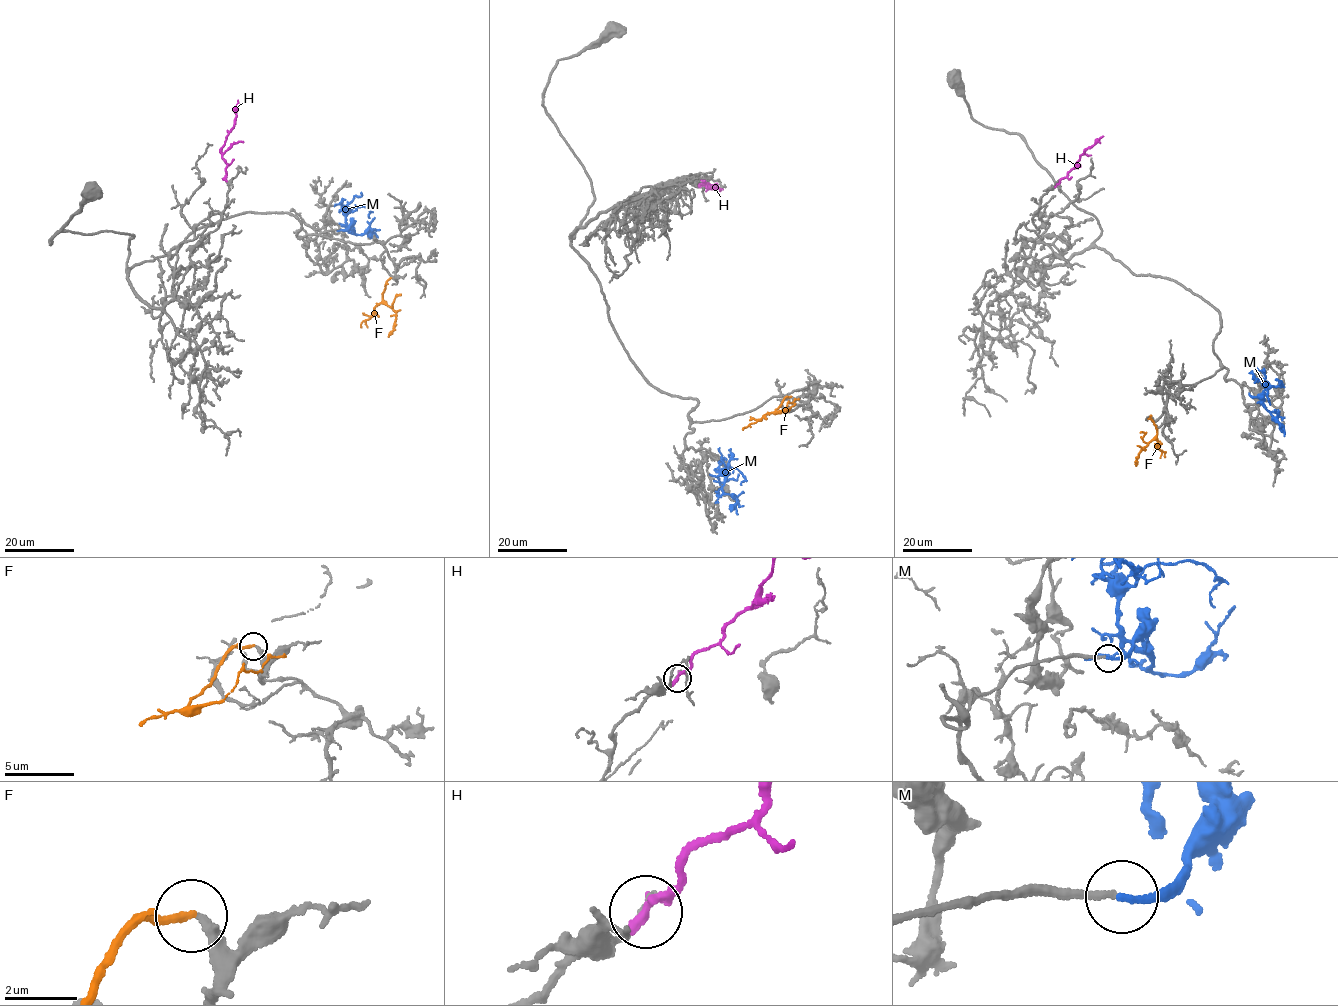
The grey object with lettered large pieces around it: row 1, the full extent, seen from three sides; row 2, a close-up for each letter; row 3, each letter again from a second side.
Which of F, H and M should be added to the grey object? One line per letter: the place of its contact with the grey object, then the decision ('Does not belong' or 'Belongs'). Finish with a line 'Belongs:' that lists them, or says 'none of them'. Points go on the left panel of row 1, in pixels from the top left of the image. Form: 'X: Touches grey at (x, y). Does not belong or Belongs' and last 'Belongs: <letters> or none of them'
F: Touches grey at (391, 278). Does not belong
H: Touches grey at (225, 179). Does not belong
M: Touches grey at (343, 230). Belongs
Belongs: M

